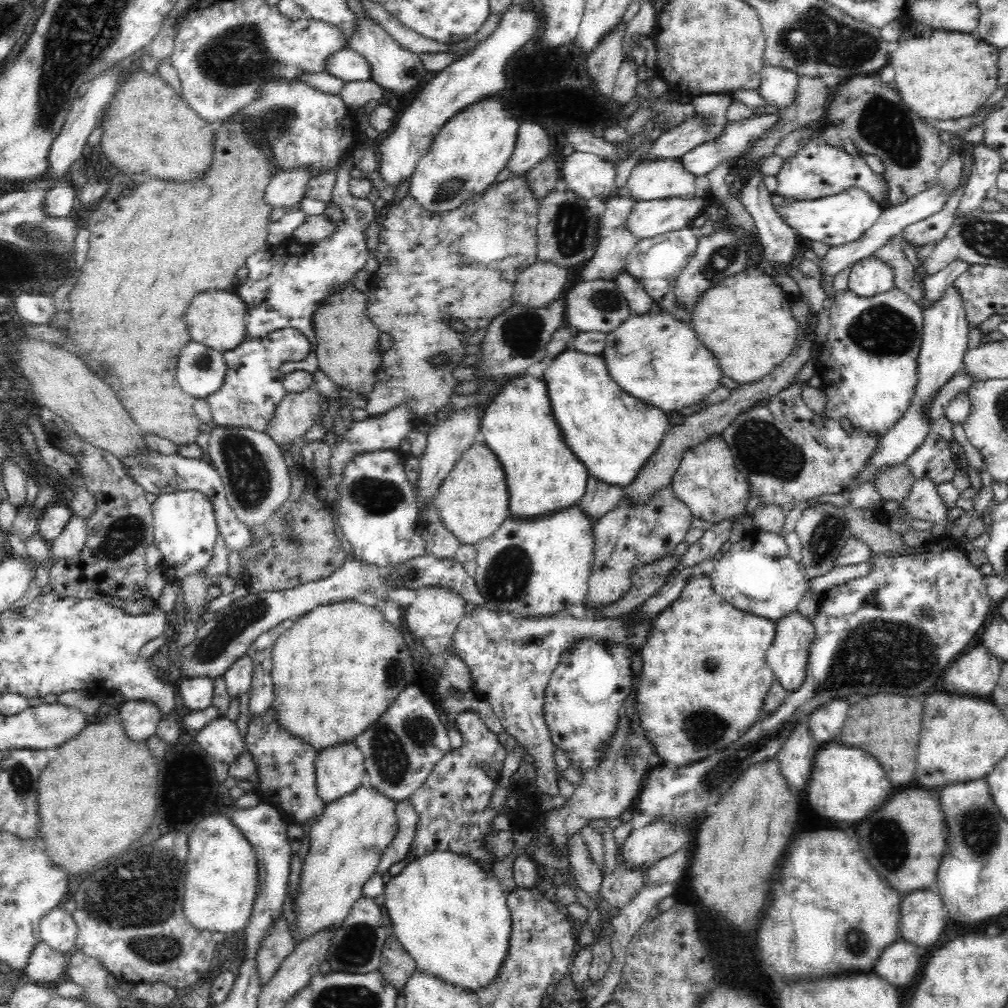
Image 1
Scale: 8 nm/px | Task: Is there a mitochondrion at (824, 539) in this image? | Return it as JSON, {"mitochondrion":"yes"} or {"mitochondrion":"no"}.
{"mitochondrion":"yes"}

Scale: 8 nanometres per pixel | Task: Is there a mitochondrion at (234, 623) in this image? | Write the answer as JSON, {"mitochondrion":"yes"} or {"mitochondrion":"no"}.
{"mitochondrion":"yes"}

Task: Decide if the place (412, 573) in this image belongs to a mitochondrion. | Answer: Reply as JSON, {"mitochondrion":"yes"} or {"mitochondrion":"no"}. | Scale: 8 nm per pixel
{"mitochondrion":"yes"}

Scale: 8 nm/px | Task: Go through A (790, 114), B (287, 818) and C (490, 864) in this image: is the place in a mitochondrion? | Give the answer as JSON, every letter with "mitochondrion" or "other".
{"A":"other","B":"other","C":"other"}

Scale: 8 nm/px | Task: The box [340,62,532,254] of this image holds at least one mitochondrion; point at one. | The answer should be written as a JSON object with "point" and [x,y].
{"point":[449,189]}

